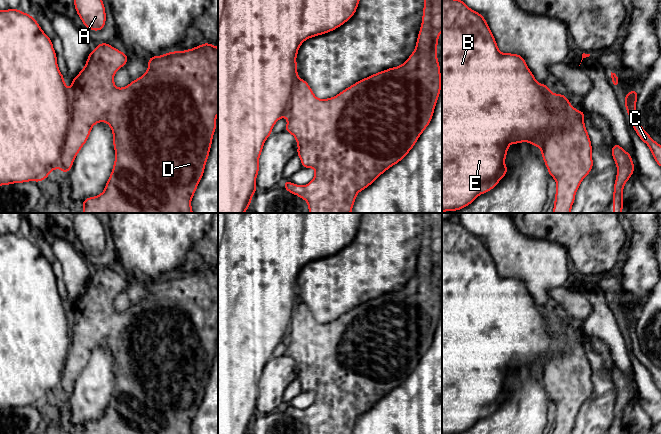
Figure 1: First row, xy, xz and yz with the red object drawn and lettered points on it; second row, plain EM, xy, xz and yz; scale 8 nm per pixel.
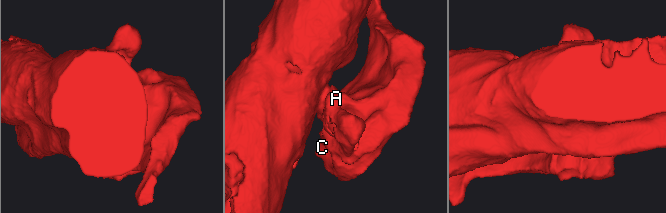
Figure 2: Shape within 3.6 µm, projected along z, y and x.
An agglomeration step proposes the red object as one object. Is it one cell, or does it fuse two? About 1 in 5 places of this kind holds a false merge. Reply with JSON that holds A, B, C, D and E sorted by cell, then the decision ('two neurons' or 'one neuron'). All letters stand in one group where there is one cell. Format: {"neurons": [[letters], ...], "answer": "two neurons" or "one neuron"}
{"neurons": [["A", "C", "D"], ["B", "E"]], "answer": "two neurons"}

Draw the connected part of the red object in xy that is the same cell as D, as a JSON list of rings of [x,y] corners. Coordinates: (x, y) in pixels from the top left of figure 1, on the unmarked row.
[[[108,267],[97,268],[87,282],[84,292],[72,304],[70,312],[71,344],[66,356],[66,363],[62,371],[59,393],[67,397],[72,393],[73,386],[89,362],[92,351],[99,346],[106,346],[113,357],[113,370],[115,385],[110,401],[104,415],[94,421],[86,422],[82,426],[83,434],[192,434],[191,424],[197,410],[204,398],[205,388],[209,381],[213,359],[216,353],[216,341],[218,339],[218,271],[210,267],[204,267],[192,273],[164,277],[161,280],[151,280],[148,284],[148,293],[145,298],[123,312],[117,312],[114,307],[115,297],[128,286],[125,277],[112,271]]]

